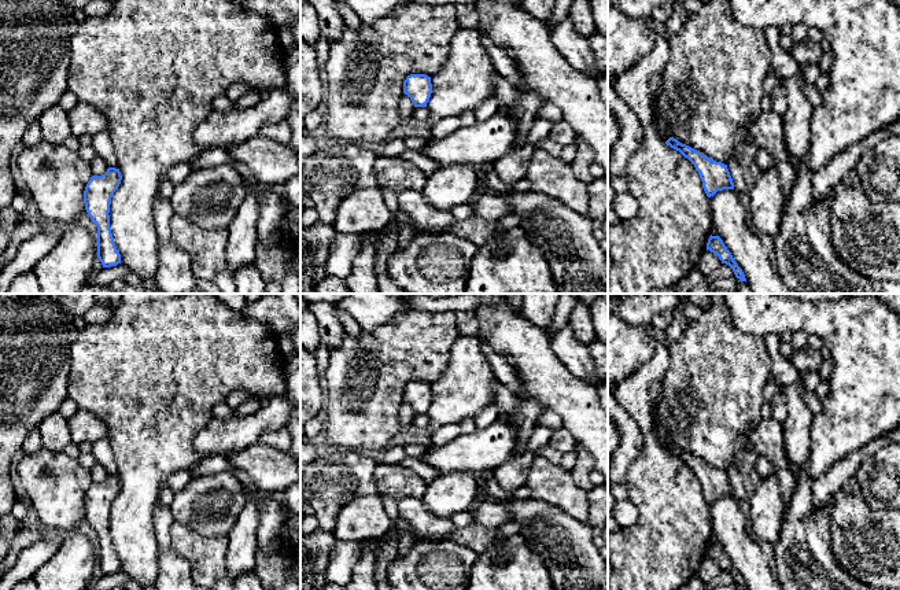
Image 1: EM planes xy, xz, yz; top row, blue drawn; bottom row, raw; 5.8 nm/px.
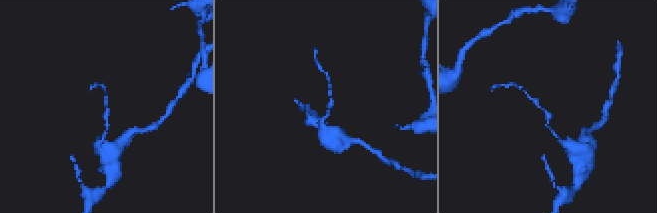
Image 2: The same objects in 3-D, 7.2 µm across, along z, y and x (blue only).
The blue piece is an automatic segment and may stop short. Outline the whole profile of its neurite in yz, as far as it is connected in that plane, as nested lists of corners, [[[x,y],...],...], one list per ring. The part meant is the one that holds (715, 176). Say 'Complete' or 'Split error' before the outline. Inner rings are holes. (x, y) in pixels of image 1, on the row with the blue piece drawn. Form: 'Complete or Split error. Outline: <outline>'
Complete. Outline: [[[670,137],[665,144],[679,151],[694,165],[708,198],[713,196],[718,191],[734,189],[734,182],[727,165],[708,158],[702,152],[698,152],[697,150],[679,143],[674,137]]]

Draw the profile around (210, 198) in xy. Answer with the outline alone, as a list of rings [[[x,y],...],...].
[[[230,165],[193,169],[174,187],[170,198],[176,215],[198,228],[228,228],[248,193],[248,184]]]

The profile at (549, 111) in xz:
[[[546,103],[539,110],[539,118],[549,119],[552,123],[554,123],[554,122],[558,122],[562,119],[562,113],[561,113],[560,107]]]

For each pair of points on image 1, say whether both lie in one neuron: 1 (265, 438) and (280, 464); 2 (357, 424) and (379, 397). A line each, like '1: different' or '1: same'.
1: different
2: same

